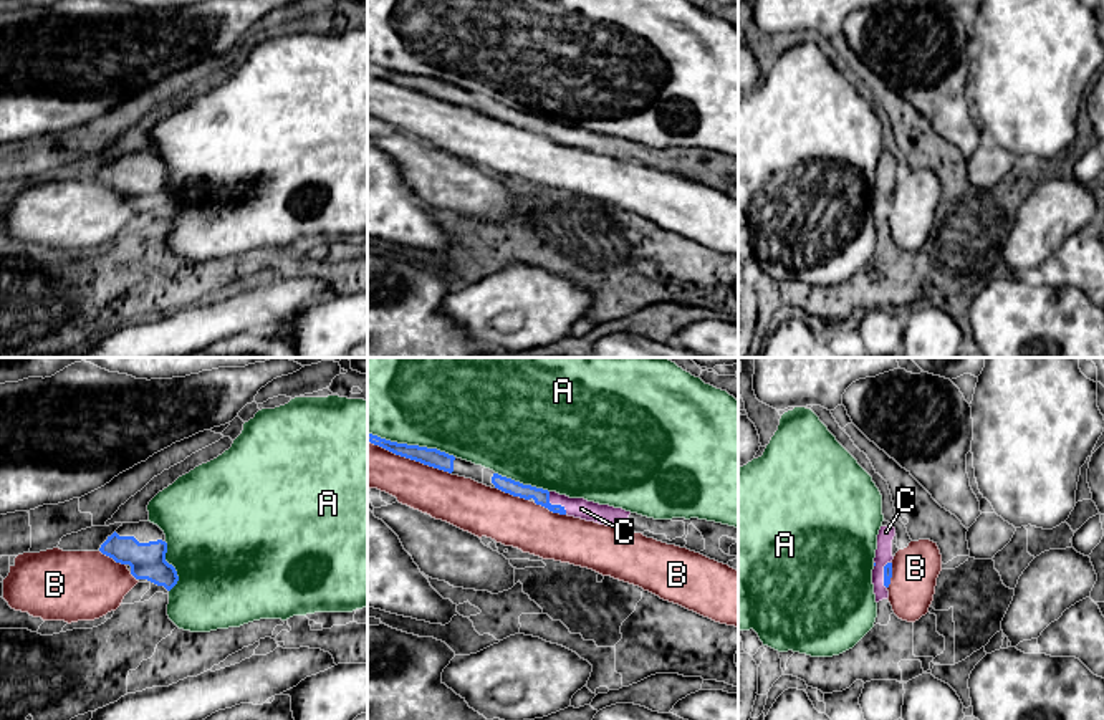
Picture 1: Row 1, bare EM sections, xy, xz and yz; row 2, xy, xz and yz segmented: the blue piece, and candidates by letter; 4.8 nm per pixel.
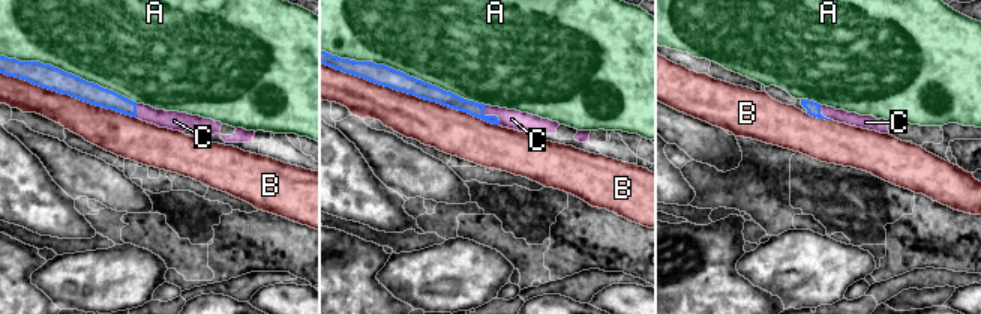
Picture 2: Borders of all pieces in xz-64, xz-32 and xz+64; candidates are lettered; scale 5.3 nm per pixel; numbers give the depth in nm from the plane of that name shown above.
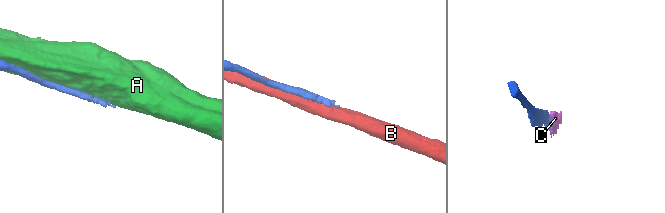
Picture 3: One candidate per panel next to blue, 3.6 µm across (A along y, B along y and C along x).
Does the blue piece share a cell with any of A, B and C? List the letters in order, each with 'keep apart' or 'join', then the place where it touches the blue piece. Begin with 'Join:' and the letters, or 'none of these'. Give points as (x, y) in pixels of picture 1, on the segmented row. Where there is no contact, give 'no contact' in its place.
Join: C
A: keep apart; meets blue in xz at (411, 446)
B: keep apart; meets blue in xz at (409, 457)
C: join; meets blue in xz at (555, 505)

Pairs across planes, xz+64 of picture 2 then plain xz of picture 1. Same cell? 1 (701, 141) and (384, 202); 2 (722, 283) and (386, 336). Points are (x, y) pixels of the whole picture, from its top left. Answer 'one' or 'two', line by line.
1: two
2: one

